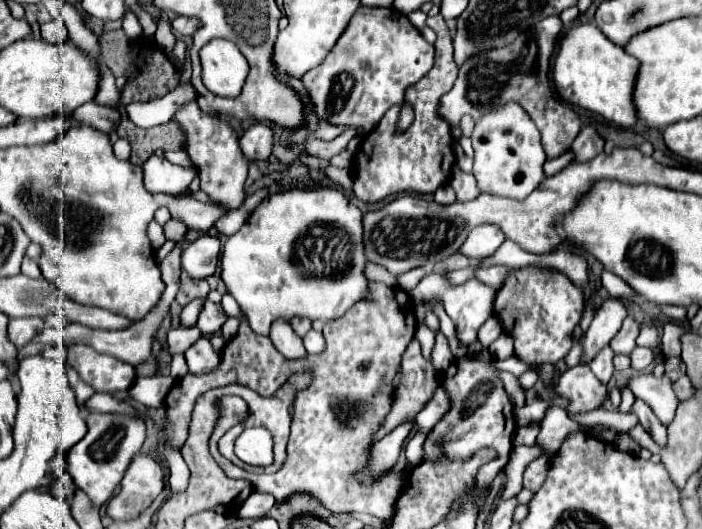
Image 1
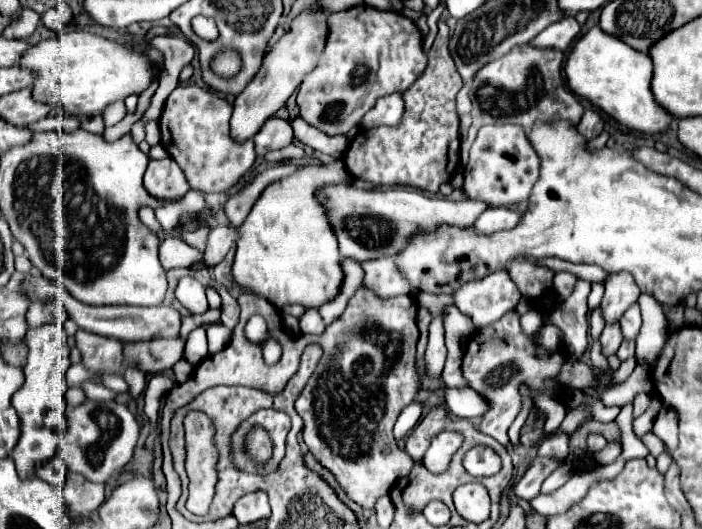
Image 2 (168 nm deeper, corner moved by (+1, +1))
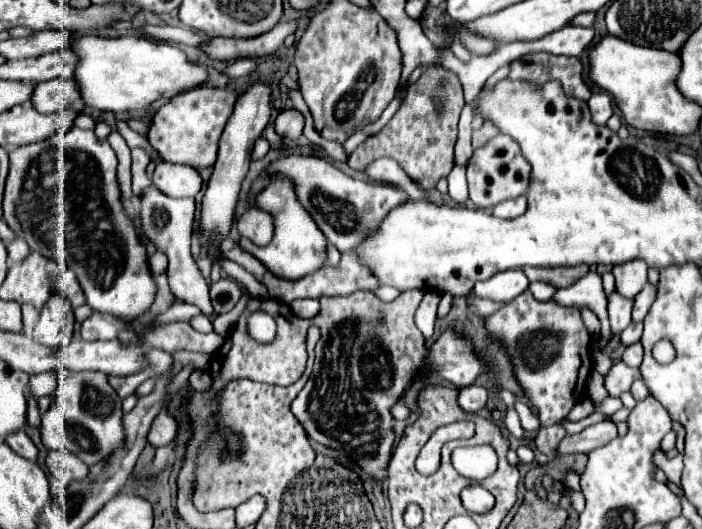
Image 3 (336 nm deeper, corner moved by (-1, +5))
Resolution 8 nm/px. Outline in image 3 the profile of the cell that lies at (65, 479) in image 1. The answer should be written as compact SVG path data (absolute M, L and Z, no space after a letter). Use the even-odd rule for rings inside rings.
M19 431L19 433L13 433L9 439L7 439L7 445L15 451L15 453L19 453L21 457L25 457L25 459L29 459L29 461L39 461L39 451L37 451L37 447L33 445L33 441L27 437L27 433L25 431Z

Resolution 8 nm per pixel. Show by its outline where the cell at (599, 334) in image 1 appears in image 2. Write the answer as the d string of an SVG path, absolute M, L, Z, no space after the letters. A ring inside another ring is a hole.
M615 273L605 279L605 297L603 297L603 315L607 323L619 321L621 315L637 303L641 289L633 281L631 273Z

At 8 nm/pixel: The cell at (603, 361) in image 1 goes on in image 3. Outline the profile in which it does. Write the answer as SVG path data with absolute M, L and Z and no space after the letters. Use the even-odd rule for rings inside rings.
M619 293L609 295L609 321L611 321L611 333L619 335L629 323L631 323L631 305L633 301L627 301L619 297Z

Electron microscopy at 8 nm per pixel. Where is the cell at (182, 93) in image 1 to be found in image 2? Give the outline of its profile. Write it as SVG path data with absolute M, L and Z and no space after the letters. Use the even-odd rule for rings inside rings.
M113 103L113 105L109 105L109 107L105 109L105 113L103 113L103 121L105 121L107 127L119 123L123 117L125 117L125 105L123 105L123 103Z

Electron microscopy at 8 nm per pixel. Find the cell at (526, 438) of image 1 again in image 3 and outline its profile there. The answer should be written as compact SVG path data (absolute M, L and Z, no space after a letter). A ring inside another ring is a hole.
M623 361L615 363L609 369L609 373L605 375L605 379L603 379L605 381L605 387L607 387L607 391L609 391L611 397L619 397L621 393L629 391L631 385L633 385L633 381L637 380L643 380L639 369L633 369L629 365L625 365Z

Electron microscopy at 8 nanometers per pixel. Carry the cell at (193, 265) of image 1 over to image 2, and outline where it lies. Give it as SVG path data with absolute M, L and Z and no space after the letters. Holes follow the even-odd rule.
M233 225L211 229L211 233L207 237L207 249L203 251L205 265L213 267L219 261L223 261L227 251L235 245L235 239L237 239L237 227L233 227Z

